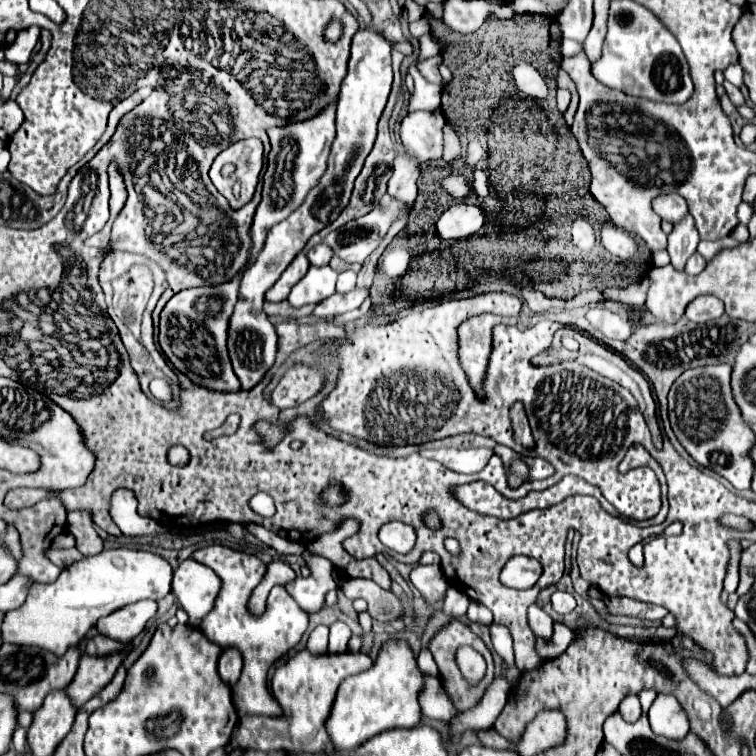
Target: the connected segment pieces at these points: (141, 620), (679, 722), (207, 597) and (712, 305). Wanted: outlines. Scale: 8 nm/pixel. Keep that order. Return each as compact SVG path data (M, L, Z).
M138 601L132 603L130 607L122 607L118 611L114 611L112 615L102 617L96 623L98 633L116 639L116 641L132 641L148 623L148 619L152 619L156 613L156 603L150 601Z
M660 693L654 699L648 717L650 717L652 731L666 739L684 739L690 731L686 711L682 709L682 705L676 701L674 695Z
M192 557L178 565L172 579L172 593L176 593L178 603L190 615L190 625L198 625L202 615L214 607L218 587L220 579L214 571Z
M702 295L686 307L686 317L694 323L718 319L722 313L724 313L724 303L718 297L712 297L712 295Z

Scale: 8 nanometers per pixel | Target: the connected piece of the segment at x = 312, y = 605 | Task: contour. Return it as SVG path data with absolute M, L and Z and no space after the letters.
M312 551L302 553L306 565L310 567L310 577L306 579L294 579L284 585L288 595L306 611L306 613L316 613L324 607L324 597L330 589L336 589L336 581L332 577L332 563L316 555Z

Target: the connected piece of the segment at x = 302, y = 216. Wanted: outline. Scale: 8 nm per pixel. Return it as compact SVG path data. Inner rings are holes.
M358 31L352 39L352 55L348 63L348 75L342 79L338 95L338 113L336 113L336 139L328 157L328 169L320 177L318 185L306 195L304 203L292 211L290 217L280 221L266 235L264 247L256 257L256 263L248 267L240 279L240 293L234 313L228 323L228 353L236 377L242 383L242 389L252 389L272 367L276 357L276 331L268 321L268 315L262 311L264 293L280 279L284 269L292 259L302 251L306 241L330 225L342 209L348 205L354 179L360 175L364 159L372 151L376 141L376 125L386 107L390 85L392 85L392 63L390 53L394 43L372 31Z

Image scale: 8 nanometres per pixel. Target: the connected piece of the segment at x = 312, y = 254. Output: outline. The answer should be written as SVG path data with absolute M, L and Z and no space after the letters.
M320 243L320 245L316 245L316 247L312 247L310 251L308 251L308 259L310 259L310 263L312 265L328 265L330 263L330 259L332 259L332 255L334 255L334 251L326 245L326 243Z

